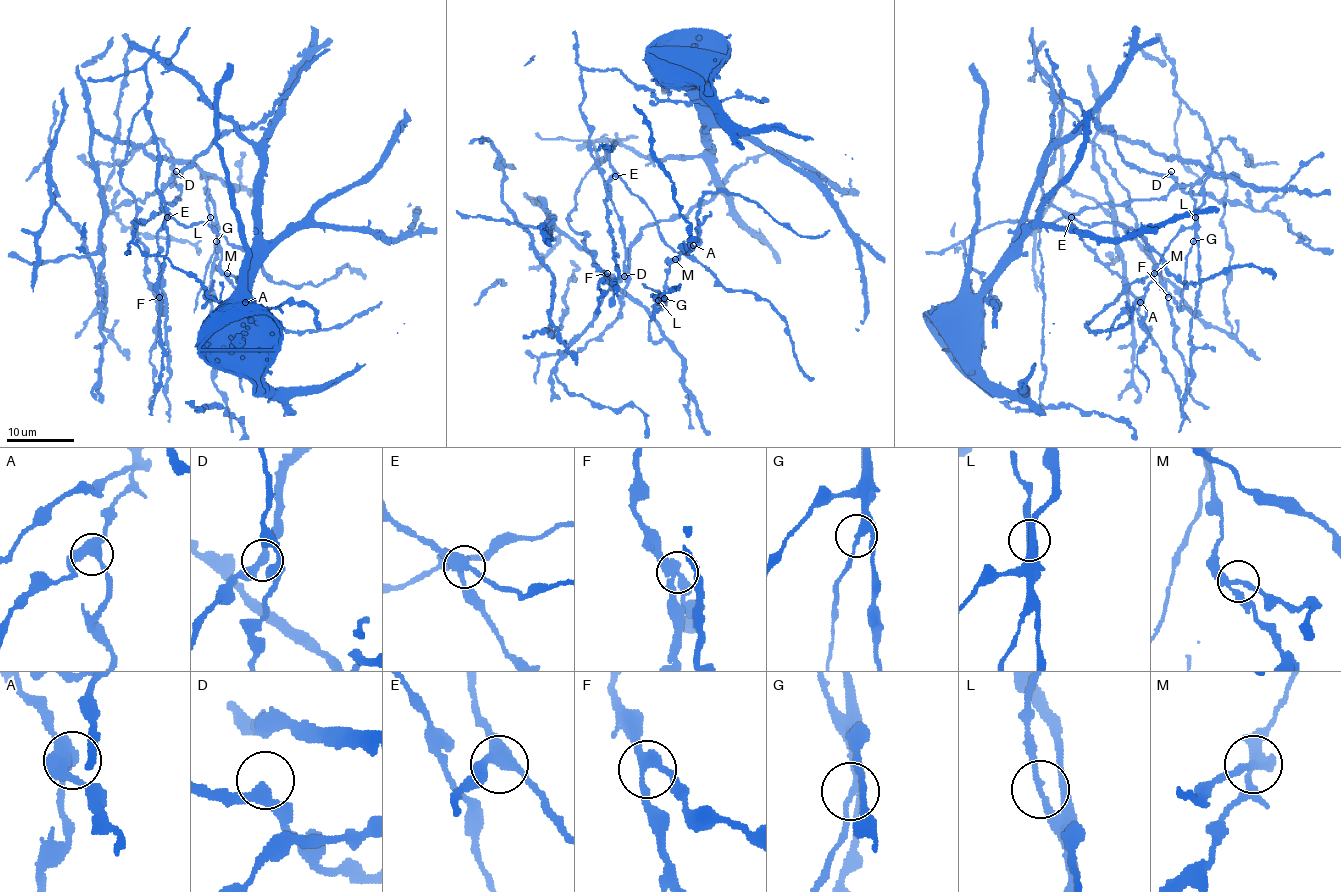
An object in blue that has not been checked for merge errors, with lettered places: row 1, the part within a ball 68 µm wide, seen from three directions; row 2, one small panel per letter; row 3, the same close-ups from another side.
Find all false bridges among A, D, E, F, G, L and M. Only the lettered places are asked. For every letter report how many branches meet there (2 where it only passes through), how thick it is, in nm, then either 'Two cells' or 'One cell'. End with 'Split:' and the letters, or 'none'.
A: Branches: 3. Thickness 400 nm. One cell
D: Branches: 2. Thickness 320 nm. One cell
E: Branches: 3. Thickness 400 nm. One cell
F: Branches: 3. Thickness 320 nm. One cell
G: Branches: 3. Thickness 240 nm. Two cells
L: Branches: 2. Thickness 240 nm. Two cells
M: Branches: 3. Thickness 280 nm. Two cells
Split: G, L, M

